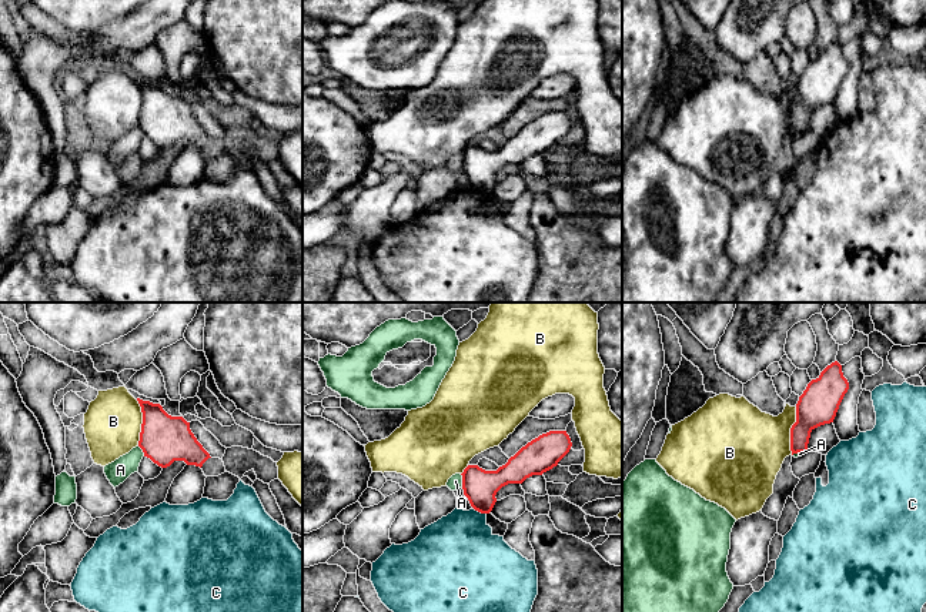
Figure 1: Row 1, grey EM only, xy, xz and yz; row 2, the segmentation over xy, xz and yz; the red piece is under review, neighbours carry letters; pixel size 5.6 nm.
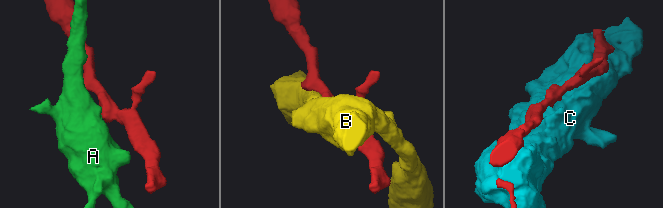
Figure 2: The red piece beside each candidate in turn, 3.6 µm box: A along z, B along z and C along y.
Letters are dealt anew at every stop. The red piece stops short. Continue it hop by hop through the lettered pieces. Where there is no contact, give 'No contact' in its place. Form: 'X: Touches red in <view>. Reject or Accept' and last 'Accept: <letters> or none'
A: Touches red in xz. Reject
B: Touches red in yz. Reject
C: Touches red in xz. Reject
Accept: none

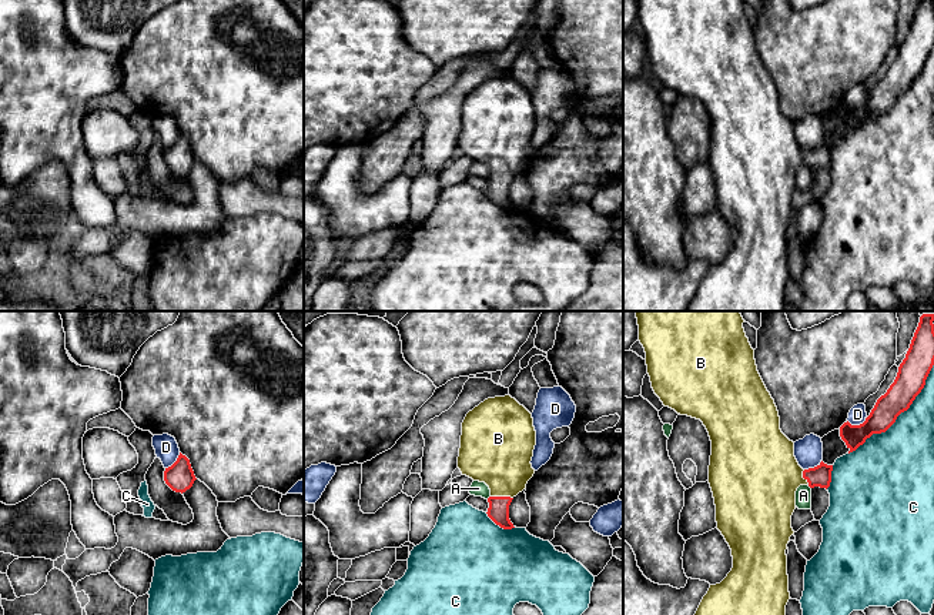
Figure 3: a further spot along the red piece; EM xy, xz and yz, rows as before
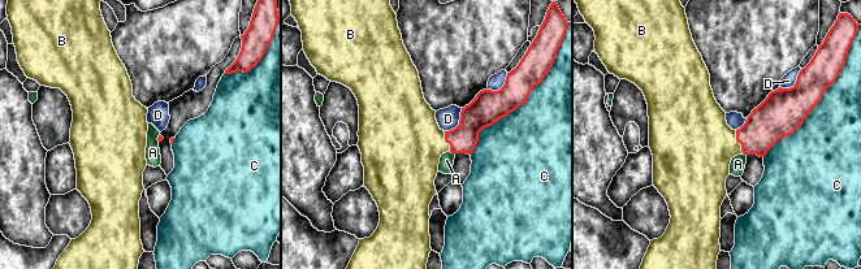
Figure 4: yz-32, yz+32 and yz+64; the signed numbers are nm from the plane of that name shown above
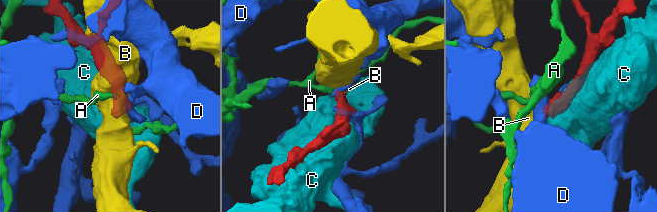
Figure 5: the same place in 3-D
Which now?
A: No contact. Reject
B: Touches red in xz. Accept
C: Touches red in yz. Reject
D: Touches red in yz. Reject
Accept: B

